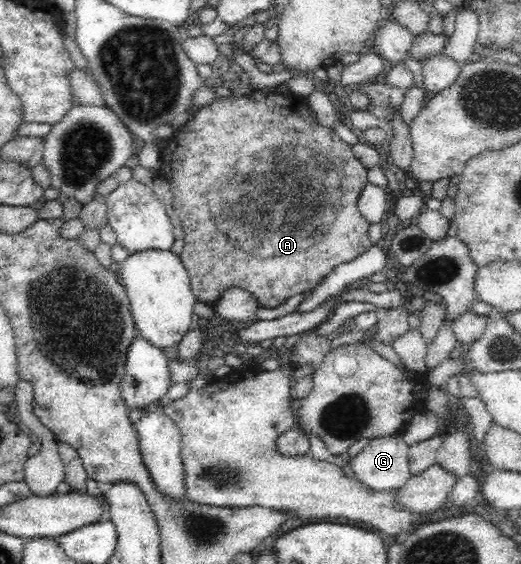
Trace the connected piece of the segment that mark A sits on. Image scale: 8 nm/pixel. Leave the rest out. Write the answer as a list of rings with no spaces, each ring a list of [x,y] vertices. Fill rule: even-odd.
[[[277,90],[253,91],[246,97],[234,97],[232,94],[224,92],[218,101],[196,109],[196,116],[193,116],[181,130],[177,130],[168,139],[166,146],[160,149],[159,176],[169,182],[174,210],[179,215],[181,228],[185,234],[180,259],[189,273],[192,293],[199,302],[213,307],[223,296],[223,292],[236,289],[250,292],[263,308],[277,308],[292,296],[301,293],[310,294],[319,281],[325,278],[335,266],[351,262],[371,248],[372,244],[368,237],[370,223],[365,220],[364,216],[361,216],[357,207],[359,194],[368,182],[366,177],[368,169],[353,156],[352,145],[342,141],[334,129],[323,127],[317,122],[314,112],[307,103],[306,97],[299,97],[291,93],[282,94]]]

